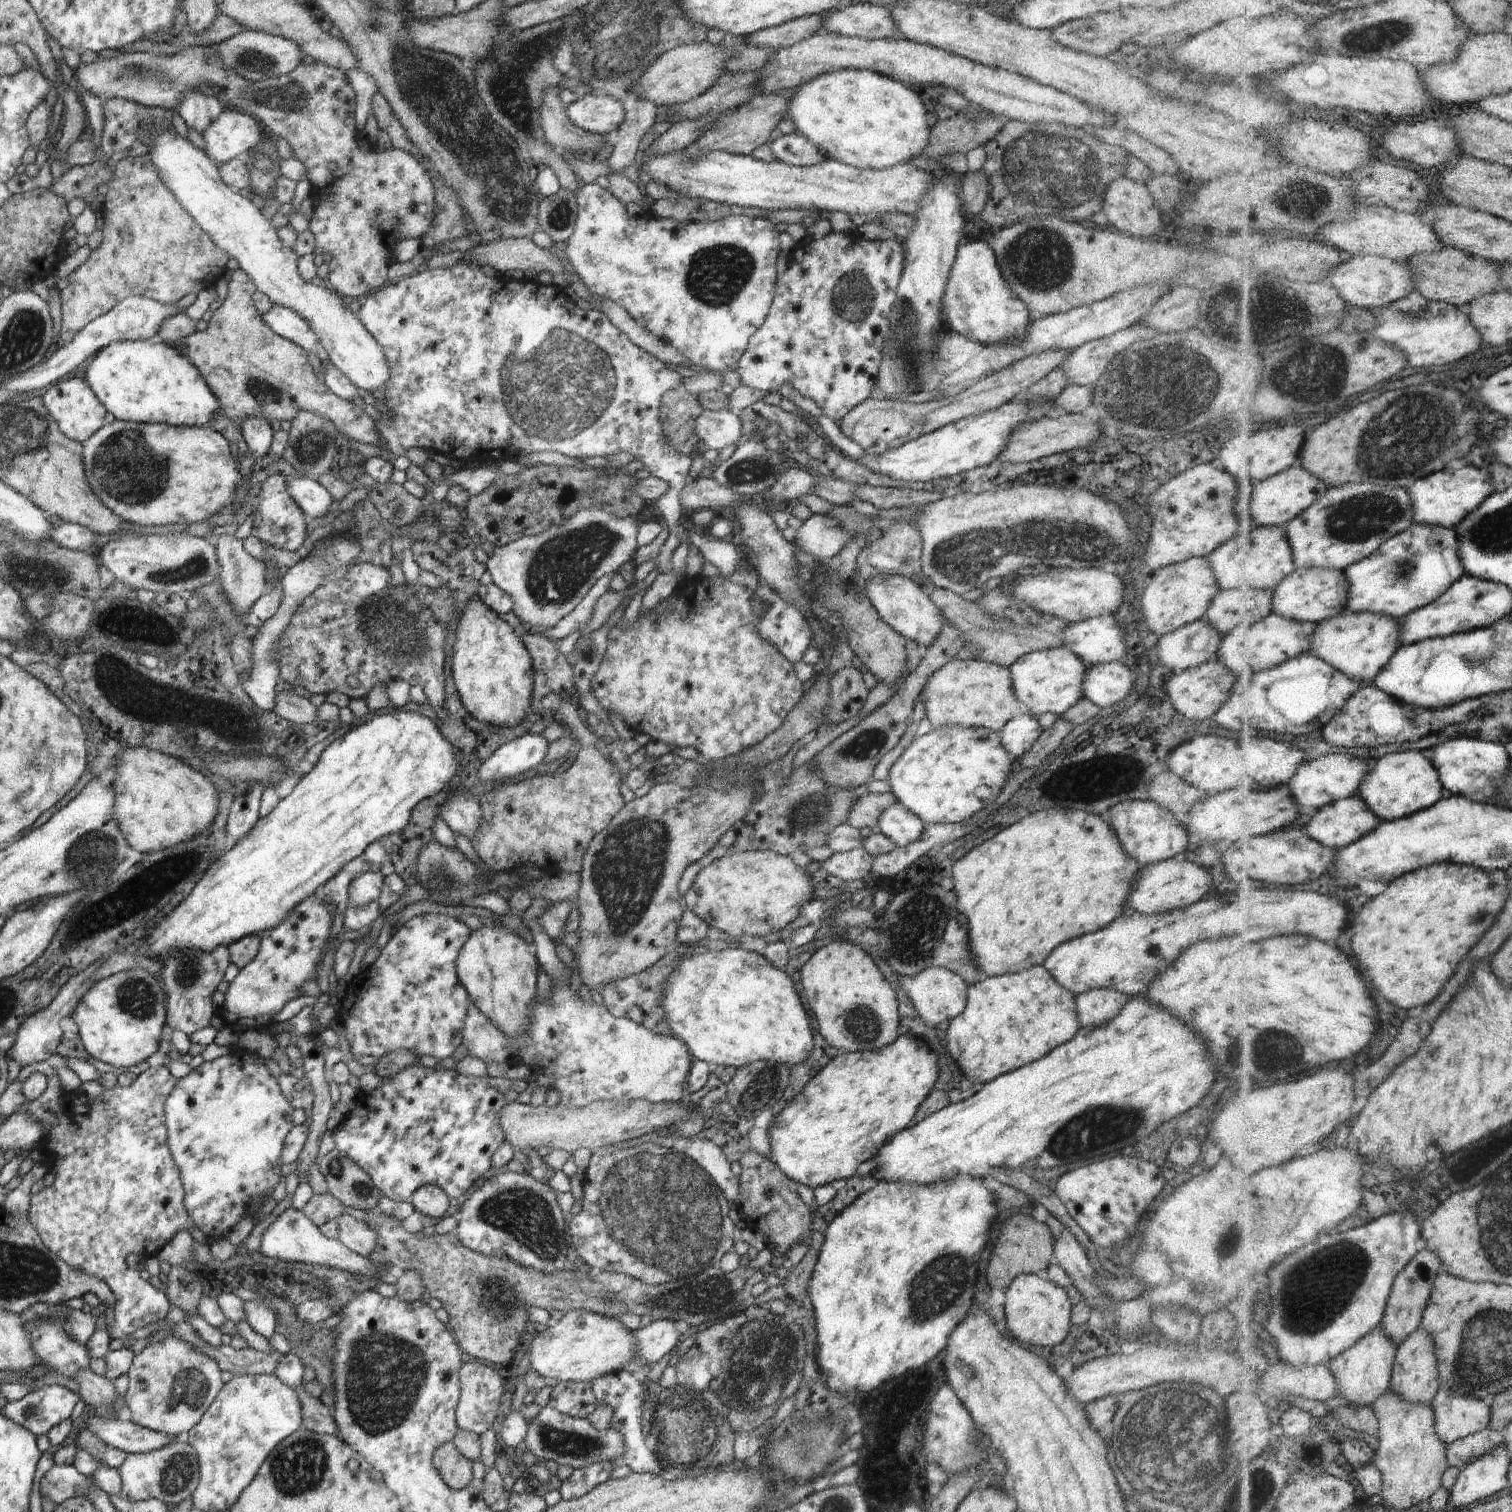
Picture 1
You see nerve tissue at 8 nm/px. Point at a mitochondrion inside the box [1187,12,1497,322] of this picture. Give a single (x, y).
(1386, 33)

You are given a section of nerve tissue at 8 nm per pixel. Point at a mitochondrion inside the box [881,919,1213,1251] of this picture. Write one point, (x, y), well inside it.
(1109, 1125)

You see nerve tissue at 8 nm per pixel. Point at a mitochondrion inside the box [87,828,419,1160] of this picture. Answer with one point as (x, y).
(135, 996)

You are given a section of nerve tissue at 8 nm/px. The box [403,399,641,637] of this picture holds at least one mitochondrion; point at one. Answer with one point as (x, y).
(562, 566)

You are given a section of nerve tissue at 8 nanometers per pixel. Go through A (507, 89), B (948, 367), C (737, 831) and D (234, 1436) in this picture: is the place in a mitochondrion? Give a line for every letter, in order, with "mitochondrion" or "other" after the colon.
A: mitochondrion
B: mitochondrion
C: other
D: other

